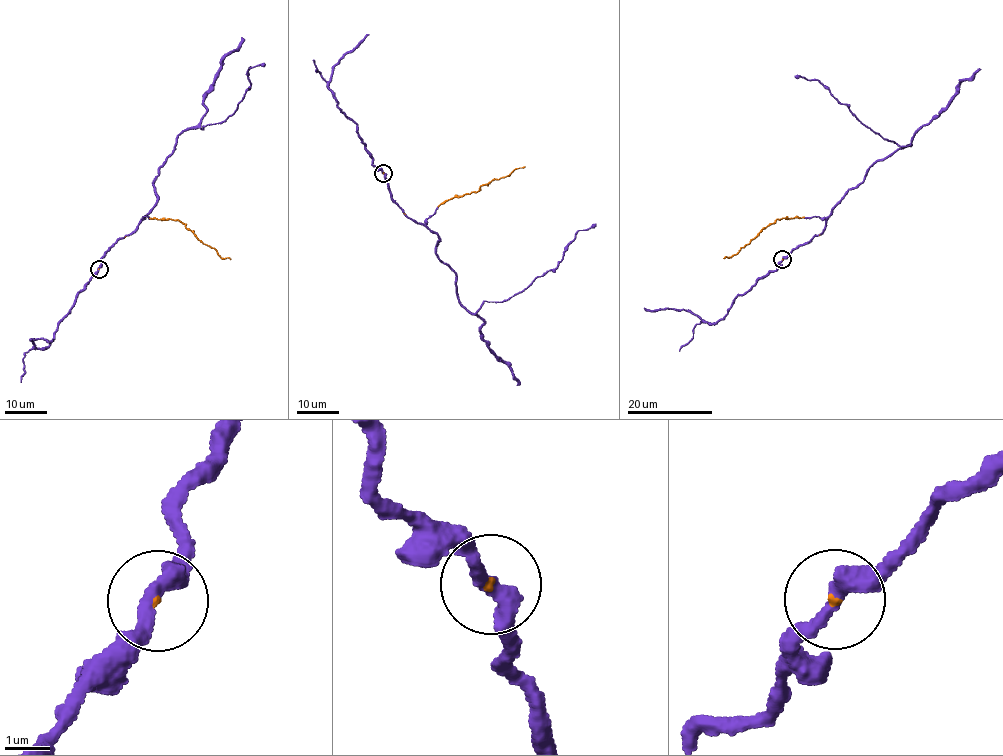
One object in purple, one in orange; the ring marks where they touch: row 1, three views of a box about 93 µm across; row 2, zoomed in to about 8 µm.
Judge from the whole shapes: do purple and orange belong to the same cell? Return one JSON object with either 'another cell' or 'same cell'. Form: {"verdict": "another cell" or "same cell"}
{"verdict": "same cell"}

